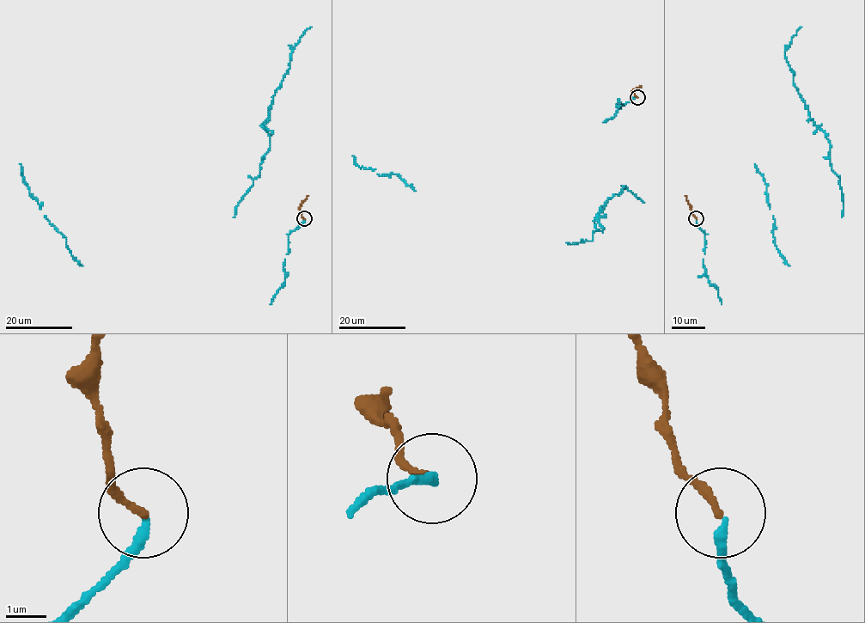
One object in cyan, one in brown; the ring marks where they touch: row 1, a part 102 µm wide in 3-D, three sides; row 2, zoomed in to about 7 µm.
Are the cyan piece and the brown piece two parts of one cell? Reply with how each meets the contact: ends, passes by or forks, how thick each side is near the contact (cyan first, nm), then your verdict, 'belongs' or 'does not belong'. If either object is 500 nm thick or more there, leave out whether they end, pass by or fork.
cyan ends | brown ends | 240/170 nm | belongs

